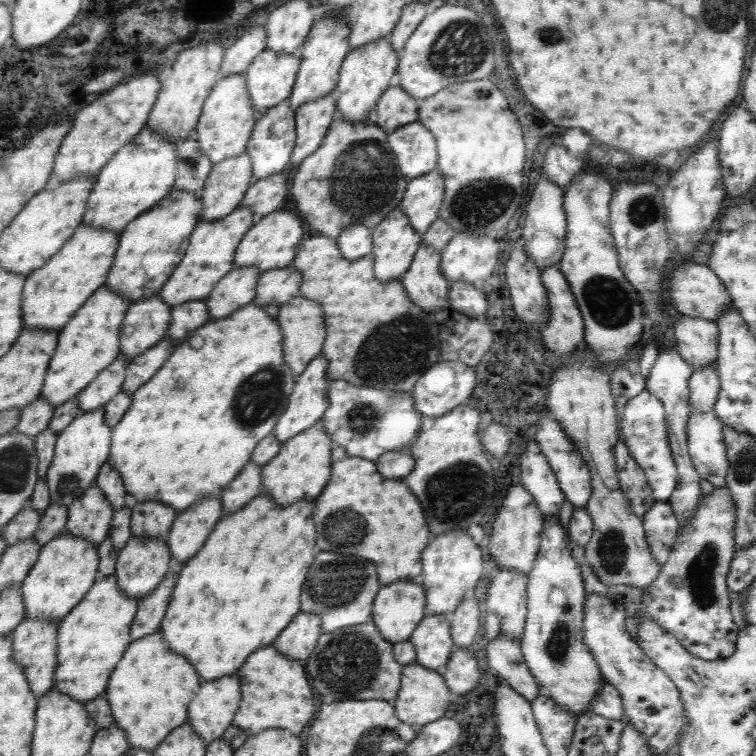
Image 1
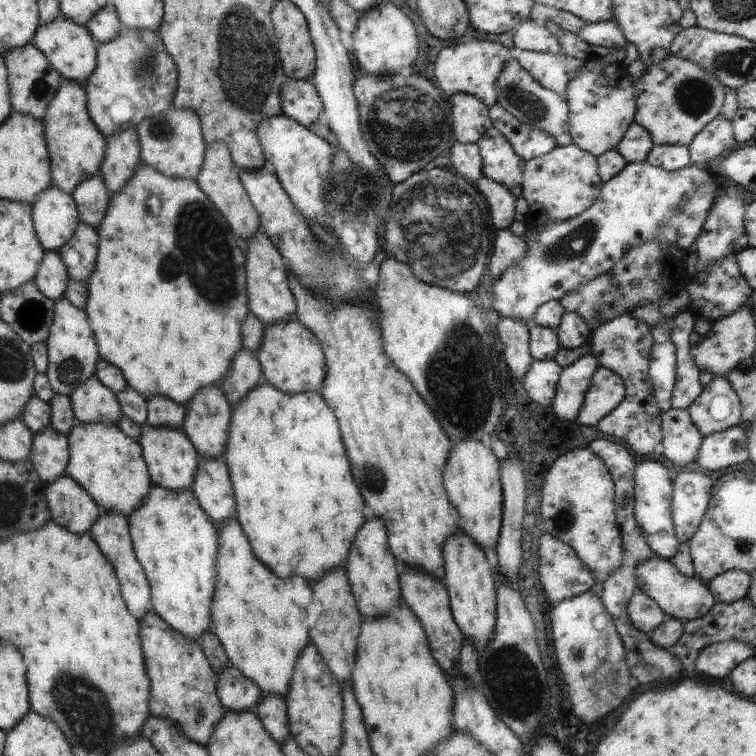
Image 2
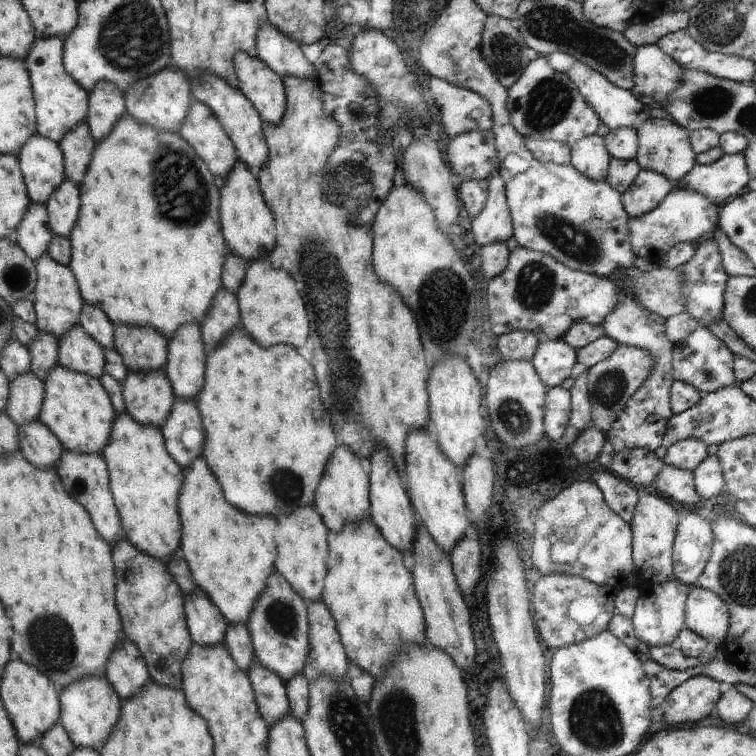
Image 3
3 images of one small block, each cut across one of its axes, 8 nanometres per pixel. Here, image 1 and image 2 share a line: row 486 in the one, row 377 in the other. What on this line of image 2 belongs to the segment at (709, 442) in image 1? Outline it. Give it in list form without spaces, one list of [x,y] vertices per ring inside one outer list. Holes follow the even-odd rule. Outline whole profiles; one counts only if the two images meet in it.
[[[714,377],[687,411],[703,437],[721,433],[741,422],[738,395],[724,377]]]

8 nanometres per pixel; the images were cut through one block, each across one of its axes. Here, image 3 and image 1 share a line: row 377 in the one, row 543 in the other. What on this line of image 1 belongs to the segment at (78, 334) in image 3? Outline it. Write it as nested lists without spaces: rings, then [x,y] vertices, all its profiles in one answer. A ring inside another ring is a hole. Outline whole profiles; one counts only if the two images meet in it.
[[[92,482],[92,486],[67,507],[64,534],[98,547],[109,536],[113,520],[111,508],[96,482]]]

